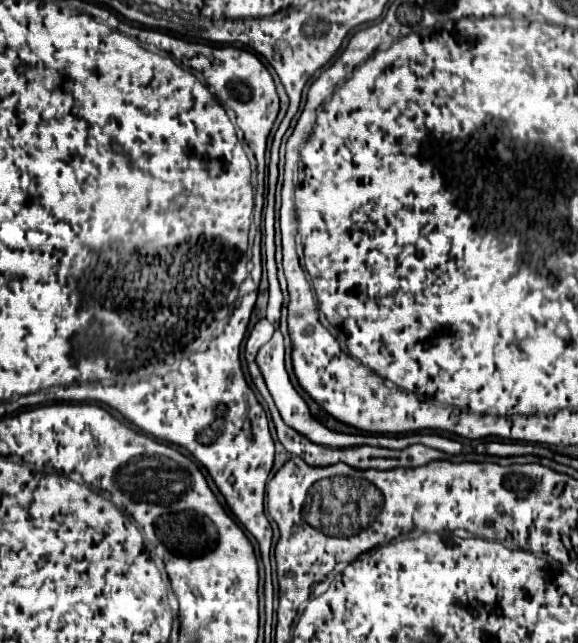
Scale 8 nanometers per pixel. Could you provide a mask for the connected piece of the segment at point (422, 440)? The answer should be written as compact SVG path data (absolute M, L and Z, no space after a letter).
M280 330L274 332L274 338L264 344L256 356L256 364L260 362L260 372L262 372L262 378L274 398L274 404L284 420L284 424L292 426L298 434L304 434L304 438L308 438L310 442L316 442L320 446L328 446L328 448L346 448L346 446L380 446L380 448L392 448L392 450L402 450L402 448L408 448L412 444L424 444L424 446L432 446L436 450L442 450L446 454L459 455L463 452L463 444L456 442L456 440L450 440L450 438L444 438L444 436L438 436L438 434L406 434L406 436L376 436L376 434L340 434L340 432L332 432L328 430L326 426L322 426L318 420L314 420L310 416L310 410L306 406L306 402L302 400L302 396L294 390L290 378L288 378L288 372L286 372L286 366L284 366L284 338L280 334Z

